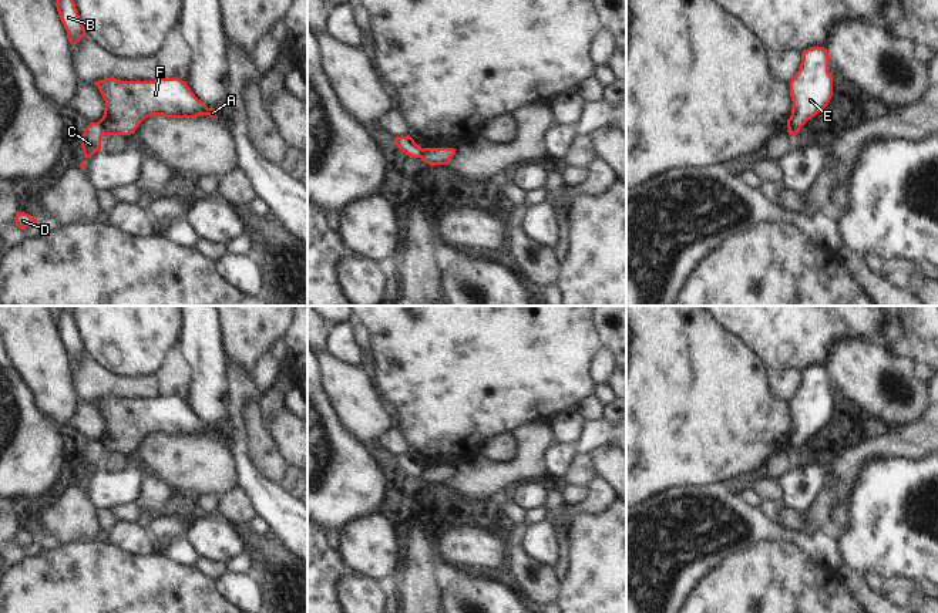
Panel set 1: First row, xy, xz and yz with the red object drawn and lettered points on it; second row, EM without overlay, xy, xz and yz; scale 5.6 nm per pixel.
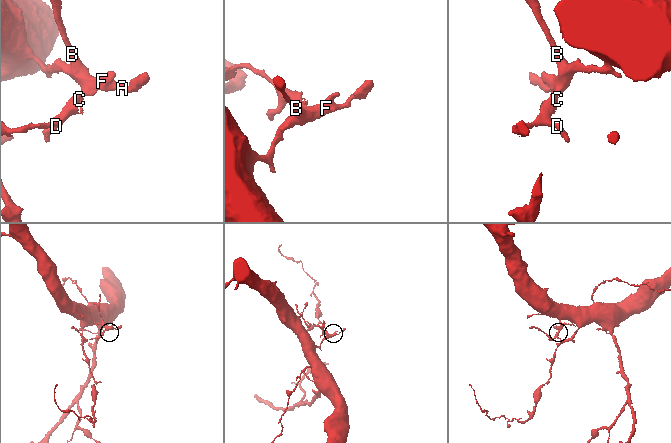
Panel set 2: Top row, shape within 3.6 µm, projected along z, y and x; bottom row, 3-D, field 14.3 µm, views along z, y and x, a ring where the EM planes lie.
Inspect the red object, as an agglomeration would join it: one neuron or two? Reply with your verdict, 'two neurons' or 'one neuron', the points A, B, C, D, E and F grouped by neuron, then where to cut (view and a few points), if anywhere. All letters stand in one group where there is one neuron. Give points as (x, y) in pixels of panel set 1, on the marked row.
two neurons | A B E F / C D | xy (97, 123), (106, 134)

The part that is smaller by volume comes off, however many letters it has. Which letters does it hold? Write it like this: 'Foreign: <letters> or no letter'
Foreign: C, D

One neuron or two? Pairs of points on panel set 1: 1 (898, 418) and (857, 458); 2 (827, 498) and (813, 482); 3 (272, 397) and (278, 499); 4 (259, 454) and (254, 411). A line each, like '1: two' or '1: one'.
1: two
2: two
3: two
4: one

